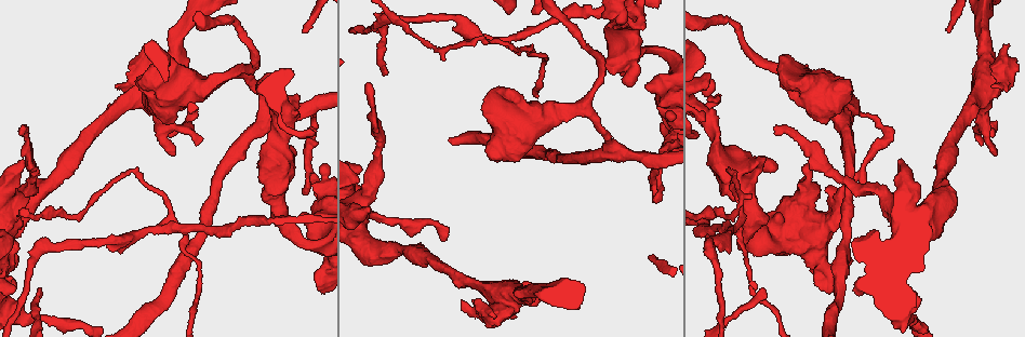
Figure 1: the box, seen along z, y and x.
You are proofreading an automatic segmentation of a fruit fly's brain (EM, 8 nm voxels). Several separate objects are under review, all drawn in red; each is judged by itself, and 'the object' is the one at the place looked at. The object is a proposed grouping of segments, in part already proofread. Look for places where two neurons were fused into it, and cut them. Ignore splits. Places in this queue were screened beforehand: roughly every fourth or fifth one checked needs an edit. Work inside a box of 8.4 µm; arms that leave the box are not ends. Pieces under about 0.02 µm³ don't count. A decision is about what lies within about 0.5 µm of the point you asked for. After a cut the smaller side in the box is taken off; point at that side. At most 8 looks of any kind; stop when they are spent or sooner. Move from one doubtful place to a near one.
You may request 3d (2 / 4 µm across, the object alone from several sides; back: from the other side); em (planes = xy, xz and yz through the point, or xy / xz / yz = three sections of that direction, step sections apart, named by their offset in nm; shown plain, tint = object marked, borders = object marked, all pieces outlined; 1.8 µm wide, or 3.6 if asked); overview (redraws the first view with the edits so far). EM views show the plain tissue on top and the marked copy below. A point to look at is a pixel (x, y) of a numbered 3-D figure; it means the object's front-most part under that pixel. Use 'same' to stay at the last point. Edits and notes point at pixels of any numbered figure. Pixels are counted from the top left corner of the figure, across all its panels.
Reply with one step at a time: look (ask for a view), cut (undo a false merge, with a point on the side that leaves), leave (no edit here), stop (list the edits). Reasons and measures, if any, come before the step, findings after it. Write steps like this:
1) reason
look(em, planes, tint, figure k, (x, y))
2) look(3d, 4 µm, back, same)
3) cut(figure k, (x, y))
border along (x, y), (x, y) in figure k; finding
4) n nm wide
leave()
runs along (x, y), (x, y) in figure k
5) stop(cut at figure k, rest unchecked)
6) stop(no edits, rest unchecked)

abrupt turn
look(3d, 4 µm, back, figure 1, (660, 197))

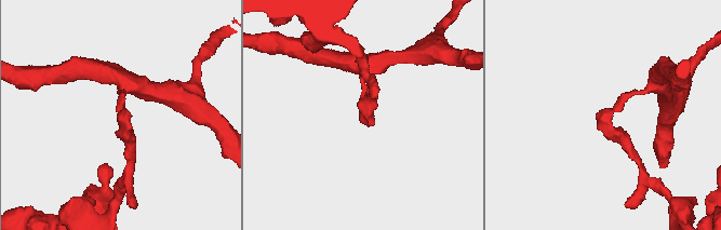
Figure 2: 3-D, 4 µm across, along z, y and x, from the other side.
need the tissue
look(em, planes, tint, figure 2, (122, 117))

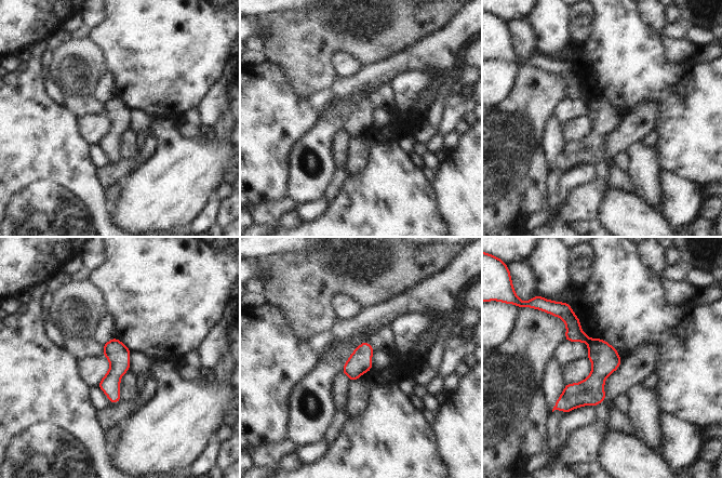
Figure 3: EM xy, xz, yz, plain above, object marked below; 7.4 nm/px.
170 nm wide
cut(figure 3, (574, 332))
border along (590, 339), (587, 342) in figure 3; a second neuron is stuck on

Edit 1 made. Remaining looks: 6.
look(overview)

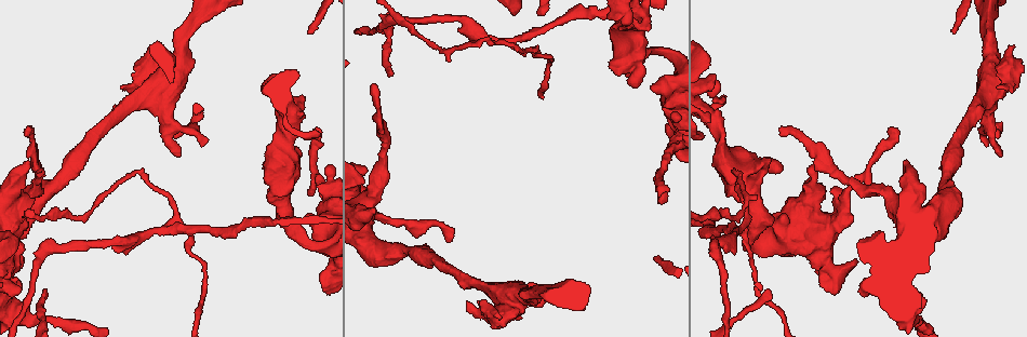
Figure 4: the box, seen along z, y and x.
sharp bend
look(em, yz, step 16, tint, figure 4, (670, 55))

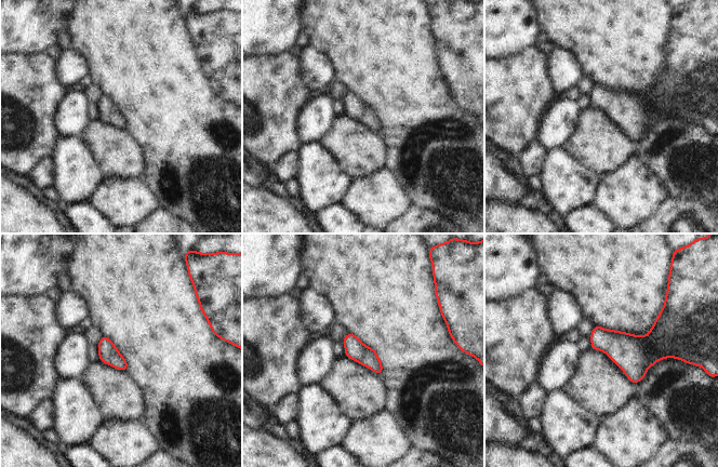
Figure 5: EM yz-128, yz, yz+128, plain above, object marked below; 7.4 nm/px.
leave()
one neuron here

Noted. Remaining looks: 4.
three arms meet
look(3d, 4 µm, figure 4, (628, 32))

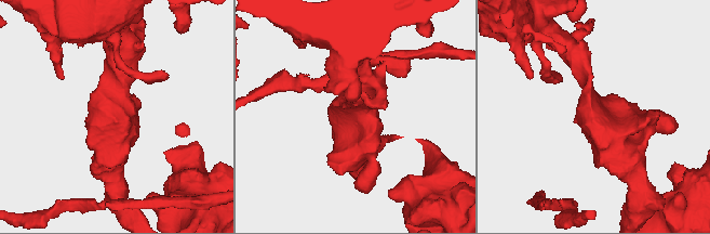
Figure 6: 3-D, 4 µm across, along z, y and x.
shape alone is not enough
look(em, 3.6 µm, xz, step 8, tint, figure 6, (597, 123))

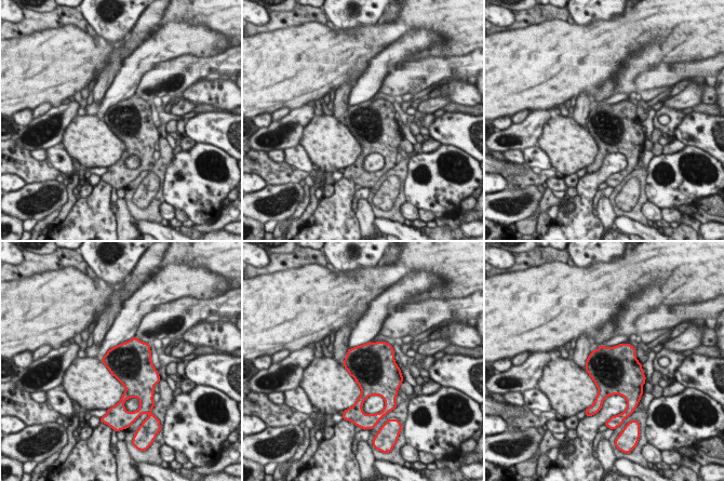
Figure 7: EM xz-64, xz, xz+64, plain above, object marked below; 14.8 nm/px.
another direction
look(em, 3.6 µm, planes, borders, same)

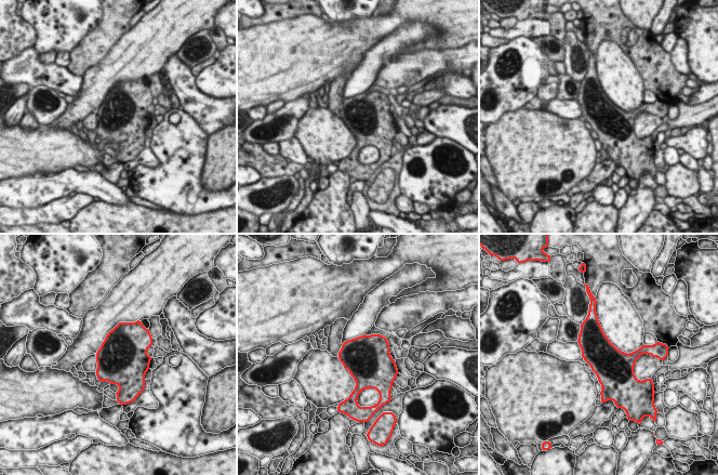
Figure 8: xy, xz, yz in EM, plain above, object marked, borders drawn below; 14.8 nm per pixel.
leave()
one neuron here

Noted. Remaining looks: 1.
stop(cut at figure 3, rest unchecked)

